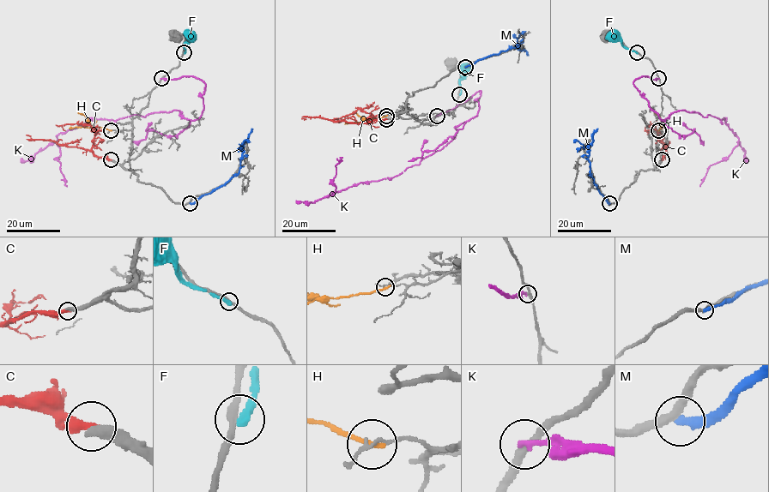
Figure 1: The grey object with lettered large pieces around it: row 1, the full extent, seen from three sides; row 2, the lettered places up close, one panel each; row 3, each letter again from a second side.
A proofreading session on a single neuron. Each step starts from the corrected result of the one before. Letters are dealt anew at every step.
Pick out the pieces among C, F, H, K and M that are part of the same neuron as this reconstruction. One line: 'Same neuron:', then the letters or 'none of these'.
Same neuron: C

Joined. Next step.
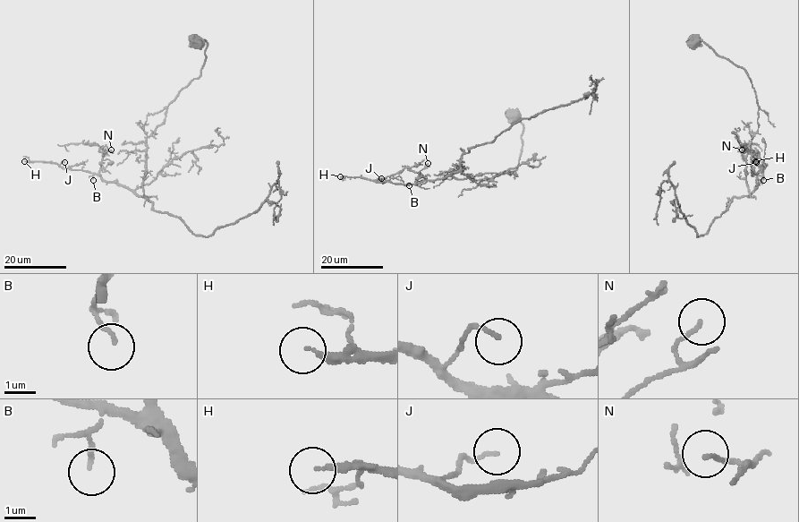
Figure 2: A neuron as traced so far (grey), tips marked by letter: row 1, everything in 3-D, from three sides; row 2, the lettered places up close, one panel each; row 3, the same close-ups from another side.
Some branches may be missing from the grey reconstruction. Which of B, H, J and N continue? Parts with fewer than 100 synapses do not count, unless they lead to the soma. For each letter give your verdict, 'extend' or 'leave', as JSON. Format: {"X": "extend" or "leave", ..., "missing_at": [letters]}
{"B": "leave", "H": "extend", "J": "leave", "N": "leave", "missing_at": ["H"]}

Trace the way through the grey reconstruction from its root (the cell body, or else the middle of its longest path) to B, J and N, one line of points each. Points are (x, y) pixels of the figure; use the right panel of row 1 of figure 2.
B: (694, 41), (705, 42), (749, 77), (759, 124), (746, 157), (750, 196), (762, 174), (763, 180)
J: (694, 41), (701, 39), (742, 67), (754, 89), (759, 125), (746, 157), (750, 196), (762, 174), (756, 162)
N: (694, 41), (742, 67), (754, 89), (759, 125), (746, 157), (750, 196), (762, 167), (751, 150), (742, 149)

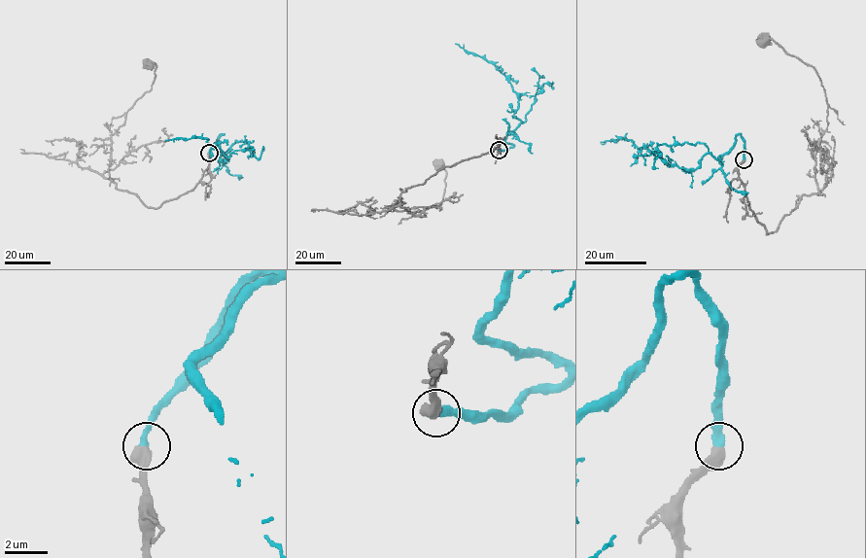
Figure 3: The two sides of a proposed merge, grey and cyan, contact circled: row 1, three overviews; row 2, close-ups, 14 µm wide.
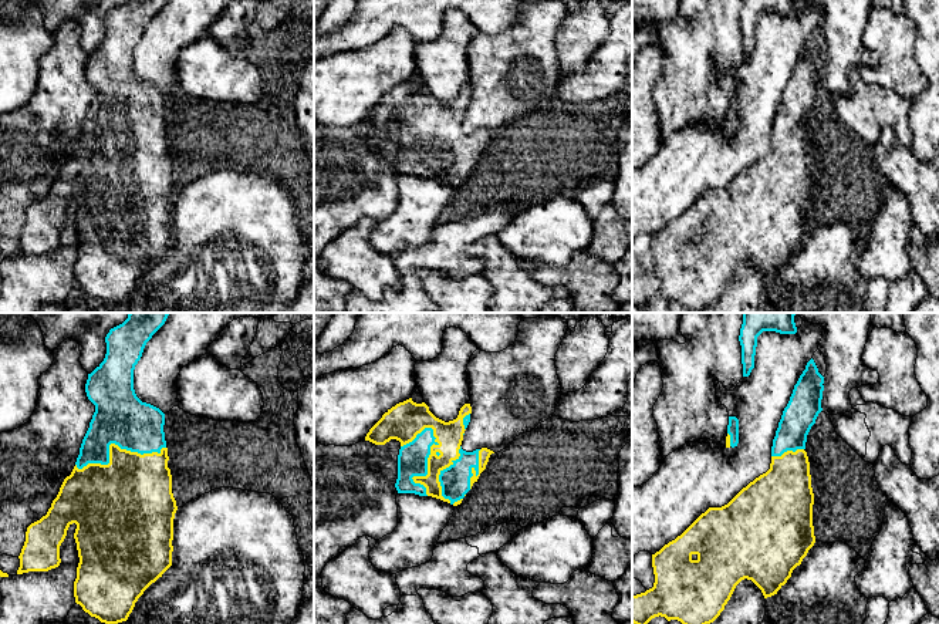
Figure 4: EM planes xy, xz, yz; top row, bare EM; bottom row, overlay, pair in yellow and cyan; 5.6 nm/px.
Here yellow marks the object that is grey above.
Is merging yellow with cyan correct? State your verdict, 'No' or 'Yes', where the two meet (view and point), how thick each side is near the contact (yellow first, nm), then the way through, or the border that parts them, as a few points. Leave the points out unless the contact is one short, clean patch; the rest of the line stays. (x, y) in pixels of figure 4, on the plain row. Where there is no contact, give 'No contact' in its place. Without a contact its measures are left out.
Yes. Touches yellow at xz (428, 148). Thickness 160 nm (yellow) against 180 nm

